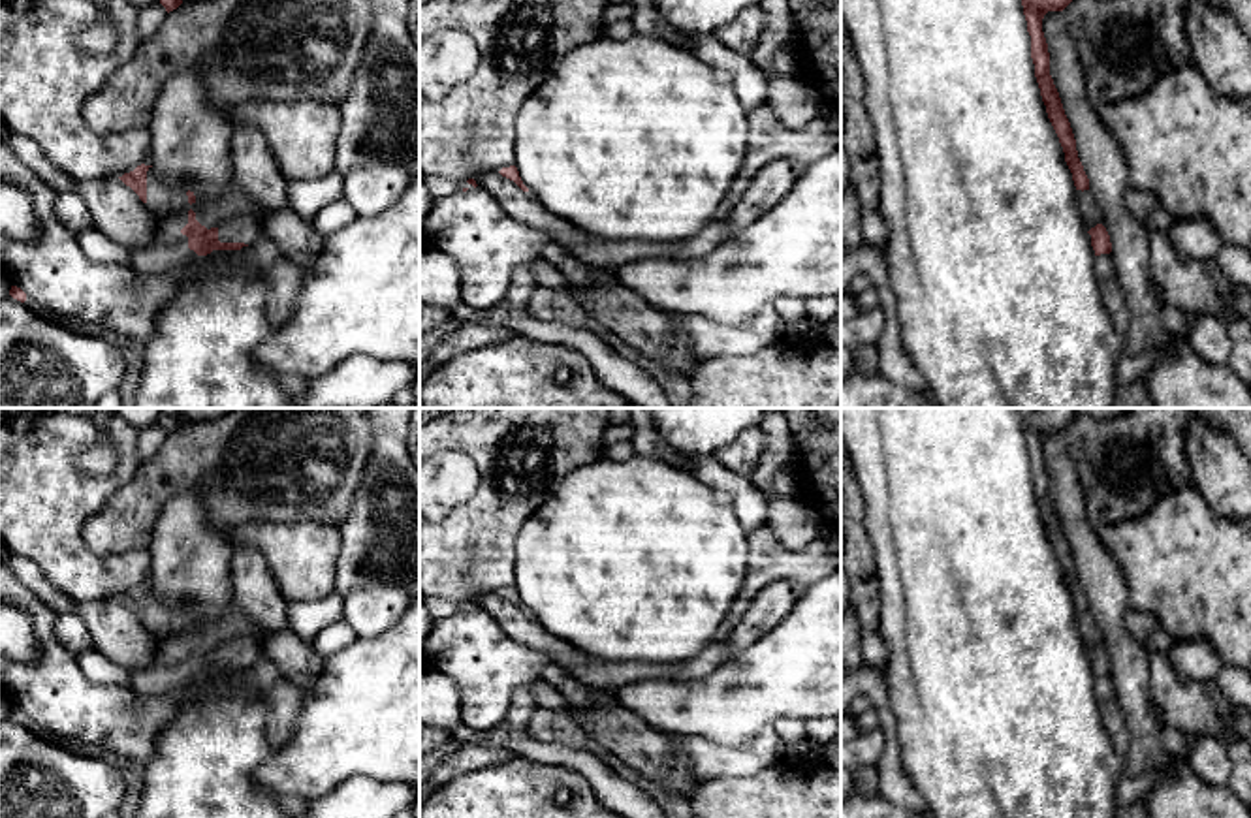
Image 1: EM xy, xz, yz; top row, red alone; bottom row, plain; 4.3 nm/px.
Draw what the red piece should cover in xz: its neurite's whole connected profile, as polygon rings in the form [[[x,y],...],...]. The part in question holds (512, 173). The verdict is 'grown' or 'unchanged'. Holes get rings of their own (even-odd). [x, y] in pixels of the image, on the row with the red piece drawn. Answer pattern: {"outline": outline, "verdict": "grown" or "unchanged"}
{"outline": [[[515,165],[502,167],[499,173],[489,171],[478,175],[467,182],[489,192],[512,218],[551,235],[562,248],[585,246],[596,241],[579,228],[549,212],[534,196],[530,196]]], "verdict": "grown"}

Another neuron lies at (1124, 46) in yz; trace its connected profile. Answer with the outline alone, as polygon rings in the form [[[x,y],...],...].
[[[1072,0],[1063,9],[1097,109],[1148,90],[1164,71],[1193,60],[1185,6],[1187,0]]]

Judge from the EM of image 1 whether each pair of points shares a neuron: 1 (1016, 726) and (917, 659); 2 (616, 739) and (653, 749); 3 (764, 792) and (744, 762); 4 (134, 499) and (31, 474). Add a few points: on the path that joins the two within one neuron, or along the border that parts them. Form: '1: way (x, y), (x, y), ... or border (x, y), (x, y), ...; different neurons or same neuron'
1: way (992, 702), (949, 659), (941, 659); same neuron
2: way (625, 739), (644, 749); same neuron
3: border (783, 758), (747, 777), (713, 777), (710, 781); different neurons
4: border (143, 461), (83, 523); different neurons

